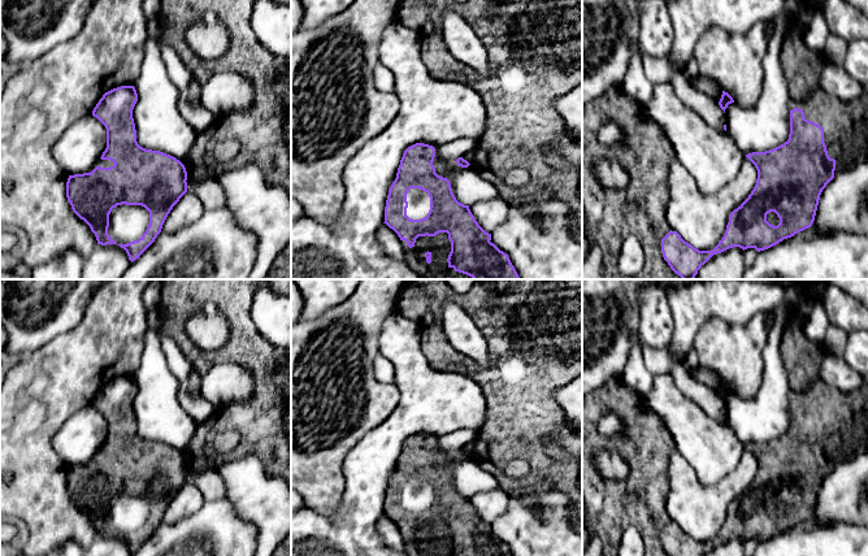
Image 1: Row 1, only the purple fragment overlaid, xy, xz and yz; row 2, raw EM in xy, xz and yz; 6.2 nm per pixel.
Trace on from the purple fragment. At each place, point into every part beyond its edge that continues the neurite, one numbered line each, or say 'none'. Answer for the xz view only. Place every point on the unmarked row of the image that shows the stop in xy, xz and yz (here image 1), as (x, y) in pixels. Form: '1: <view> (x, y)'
1: xz (419, 494)

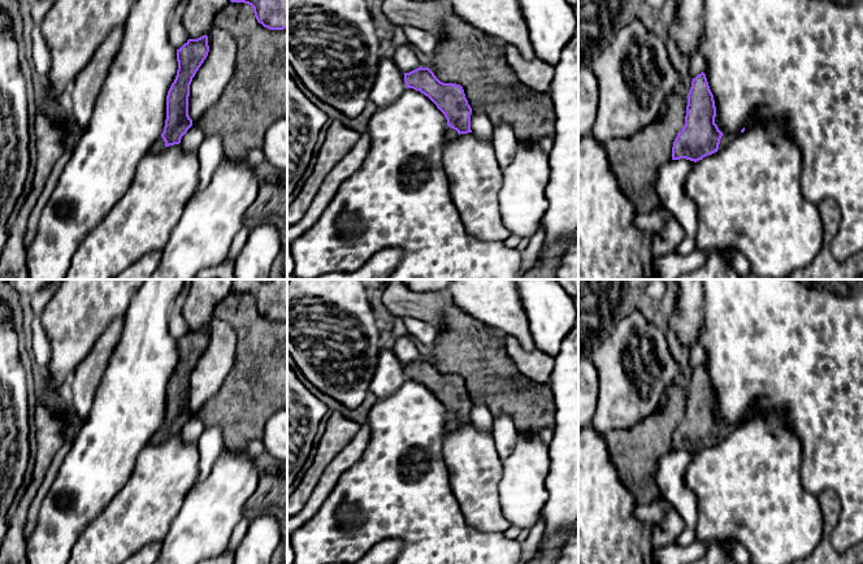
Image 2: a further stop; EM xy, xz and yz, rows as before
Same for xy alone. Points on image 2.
1: xy (159, 435)

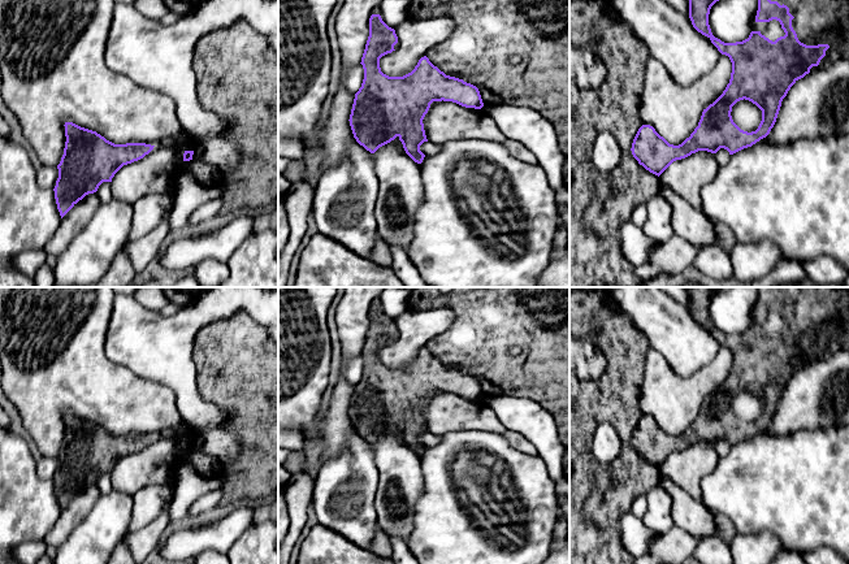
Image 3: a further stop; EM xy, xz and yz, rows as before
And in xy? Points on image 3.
none

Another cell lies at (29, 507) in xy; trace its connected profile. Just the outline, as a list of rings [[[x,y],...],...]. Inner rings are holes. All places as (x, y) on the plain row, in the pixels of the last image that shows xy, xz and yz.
[[[0,426],[0,564],[21,564],[12,556],[13,550],[23,542],[42,541],[56,524],[60,512],[55,482],[38,476],[27,441],[13,434],[9,428]]]

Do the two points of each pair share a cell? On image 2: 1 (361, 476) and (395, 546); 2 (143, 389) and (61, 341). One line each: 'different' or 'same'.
1: different
2: different

